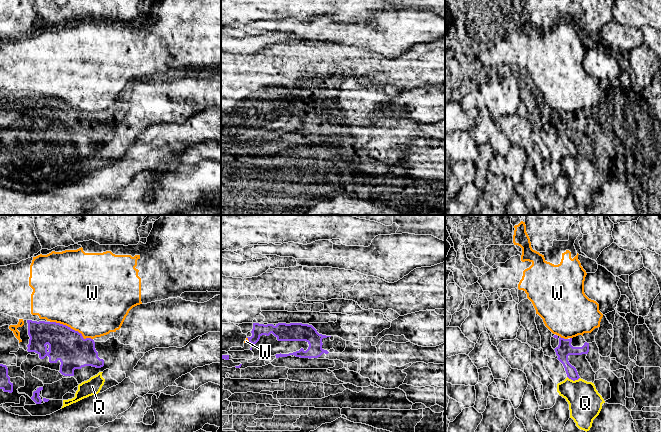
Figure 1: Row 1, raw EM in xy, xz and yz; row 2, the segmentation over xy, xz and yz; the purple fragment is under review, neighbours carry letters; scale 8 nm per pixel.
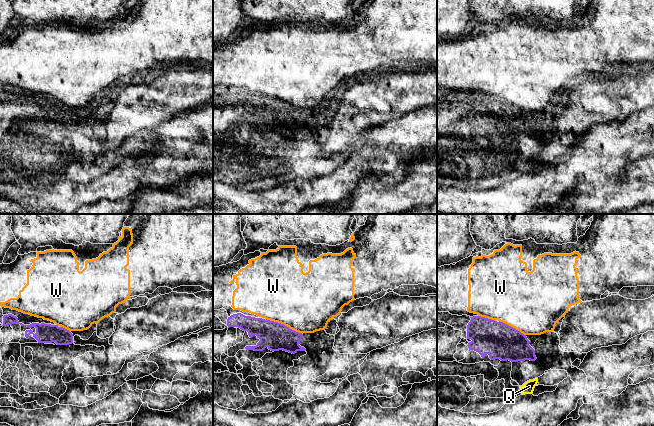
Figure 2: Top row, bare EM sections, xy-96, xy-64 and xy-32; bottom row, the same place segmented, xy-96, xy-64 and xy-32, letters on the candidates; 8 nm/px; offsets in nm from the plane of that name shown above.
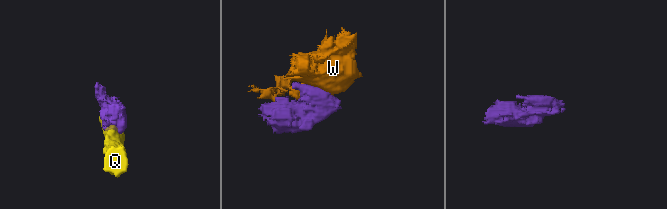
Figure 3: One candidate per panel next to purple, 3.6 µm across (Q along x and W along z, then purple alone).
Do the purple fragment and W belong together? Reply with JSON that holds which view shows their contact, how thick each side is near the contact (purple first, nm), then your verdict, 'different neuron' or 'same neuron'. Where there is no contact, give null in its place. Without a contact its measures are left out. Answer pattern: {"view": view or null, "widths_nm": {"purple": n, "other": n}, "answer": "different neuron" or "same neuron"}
{"view": "xy", "widths_nm": {"purple": 280, "other": 500}, "answer": "different neuron"}

